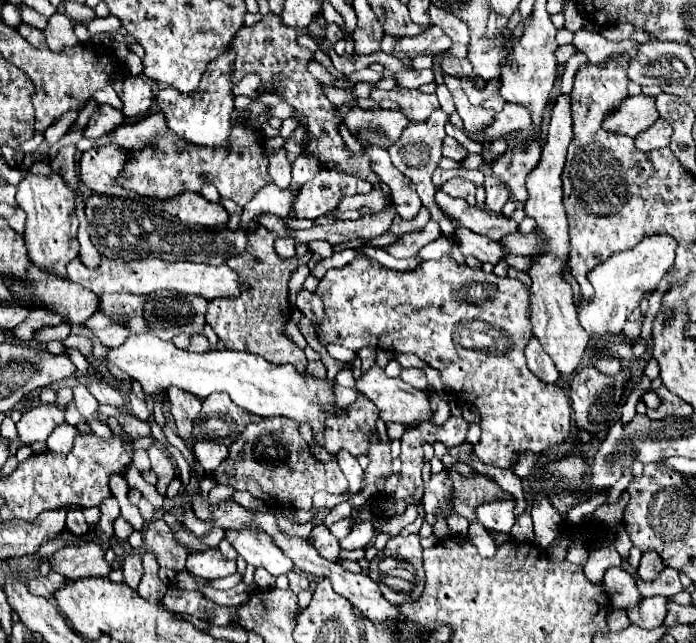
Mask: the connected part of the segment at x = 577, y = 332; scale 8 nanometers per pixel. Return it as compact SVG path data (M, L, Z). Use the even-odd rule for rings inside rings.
M561 94L557 104L551 112L549 132L547 132L547 146L543 144L543 154L537 168L527 178L527 192L529 198L525 202L525 214L535 220L535 234L539 246L545 248L543 254L531 256L531 268L527 274L531 276L531 326L533 334L539 338L543 350L553 358L555 366L563 376L571 374L583 360L583 354L589 346L591 336L583 332L575 304L573 304L573 290L571 282L565 276L567 270L567 256L569 256L569 226L563 208L563 194L561 194L561 172L567 156L567 146L571 142L573 128L571 128L571 94Z

